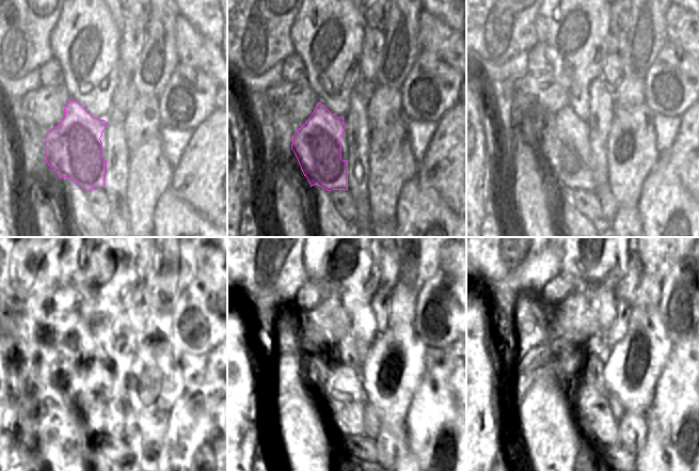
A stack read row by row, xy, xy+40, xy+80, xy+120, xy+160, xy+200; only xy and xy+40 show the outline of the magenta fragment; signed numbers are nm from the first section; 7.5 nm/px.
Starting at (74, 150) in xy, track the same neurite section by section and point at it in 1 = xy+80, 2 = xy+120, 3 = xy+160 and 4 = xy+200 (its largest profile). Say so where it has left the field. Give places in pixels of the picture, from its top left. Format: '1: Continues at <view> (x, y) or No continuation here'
1: Continues at xy+80 (558, 144)
2: Continues at xy+120 (84, 380)
3: Continues at xy+160 (345, 423)
4: Continues at xy+200 (585, 419).

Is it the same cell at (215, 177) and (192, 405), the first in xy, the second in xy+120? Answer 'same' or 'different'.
different

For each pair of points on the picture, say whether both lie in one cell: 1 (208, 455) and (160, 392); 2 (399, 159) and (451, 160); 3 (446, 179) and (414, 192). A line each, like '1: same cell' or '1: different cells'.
1: different cells
2: different cells
3: different cells

